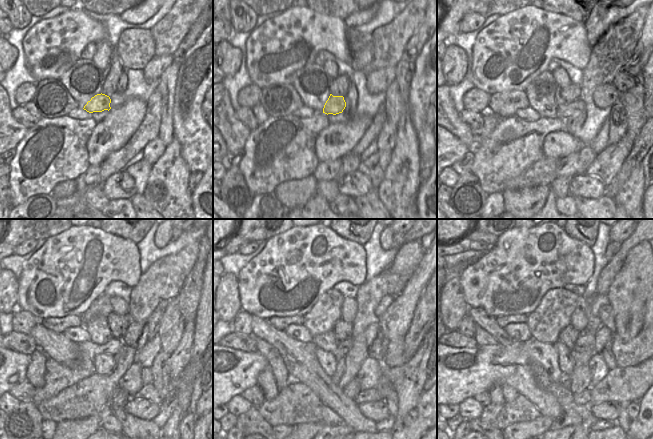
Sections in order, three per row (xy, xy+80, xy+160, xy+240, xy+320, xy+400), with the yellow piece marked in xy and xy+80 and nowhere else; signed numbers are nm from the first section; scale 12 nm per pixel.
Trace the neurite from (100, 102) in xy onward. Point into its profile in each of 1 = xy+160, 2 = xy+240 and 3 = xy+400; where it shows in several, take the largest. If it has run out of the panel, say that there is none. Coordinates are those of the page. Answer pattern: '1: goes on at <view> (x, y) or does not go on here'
1: goes on at xy+160 (576, 107)
2: goes on at xy+240 (134, 331)
3: goes on at xy+400 (603, 338)

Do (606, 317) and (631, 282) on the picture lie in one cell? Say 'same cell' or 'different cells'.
different cells

